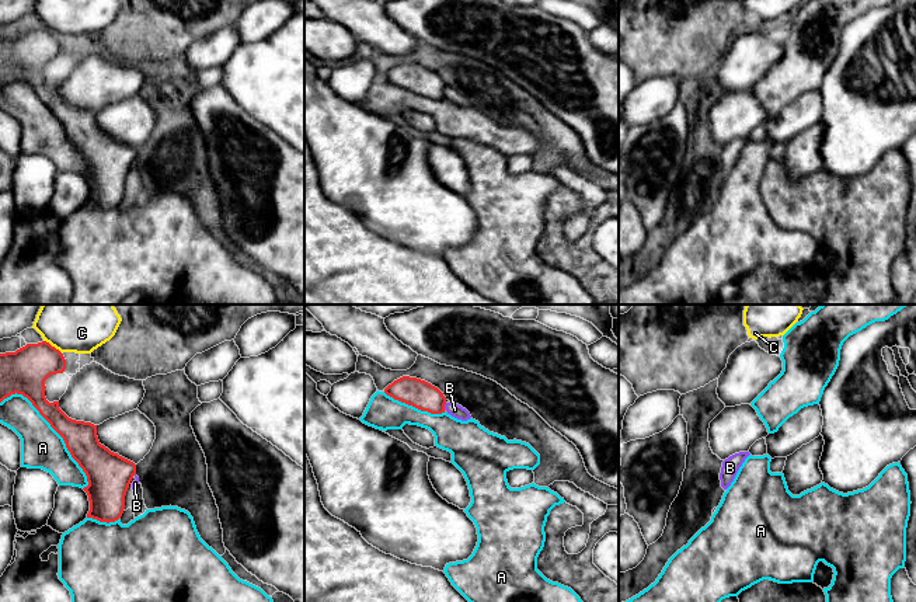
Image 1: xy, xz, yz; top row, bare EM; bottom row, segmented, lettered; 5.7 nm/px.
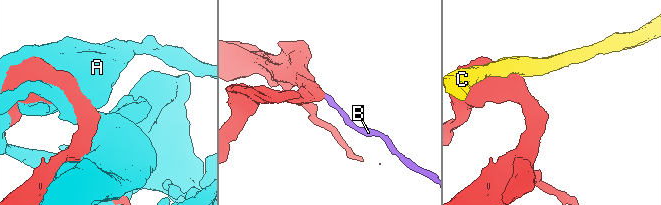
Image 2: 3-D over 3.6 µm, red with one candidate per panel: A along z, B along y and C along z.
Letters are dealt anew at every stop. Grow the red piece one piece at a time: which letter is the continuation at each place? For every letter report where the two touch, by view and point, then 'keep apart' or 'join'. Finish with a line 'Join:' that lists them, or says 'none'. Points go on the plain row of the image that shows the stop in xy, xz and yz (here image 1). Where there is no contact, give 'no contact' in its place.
A: xy (56, 117) | keep apart
B: xz (443, 91) | keep apart
C: xy (51, 31) | keep apart
Join: none

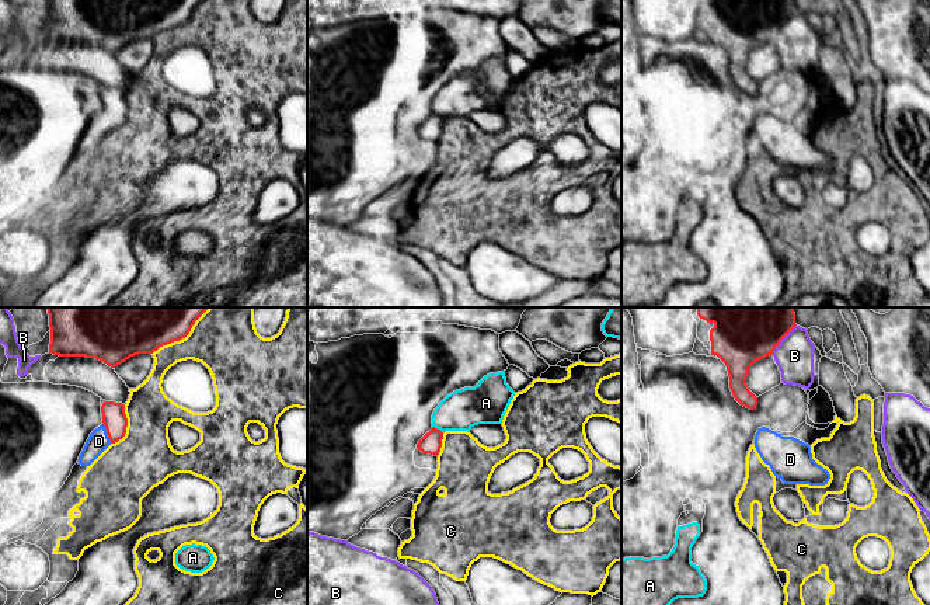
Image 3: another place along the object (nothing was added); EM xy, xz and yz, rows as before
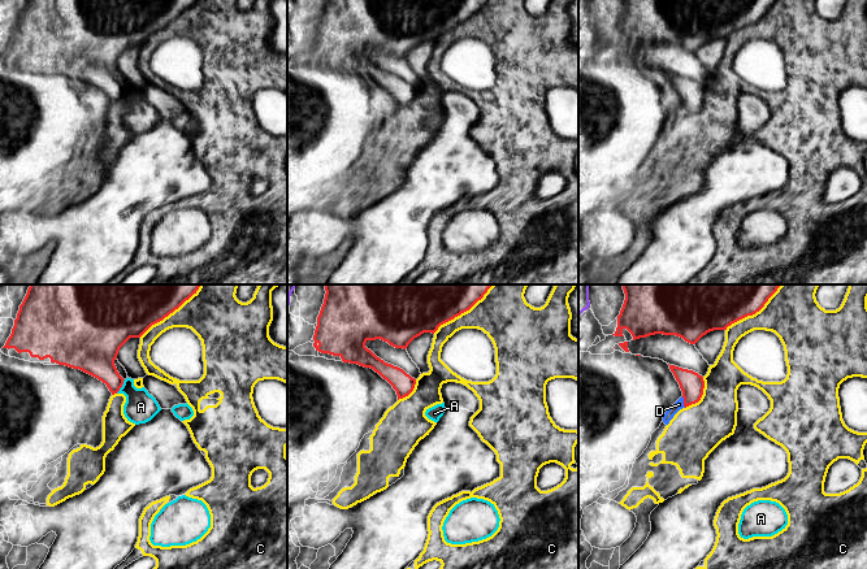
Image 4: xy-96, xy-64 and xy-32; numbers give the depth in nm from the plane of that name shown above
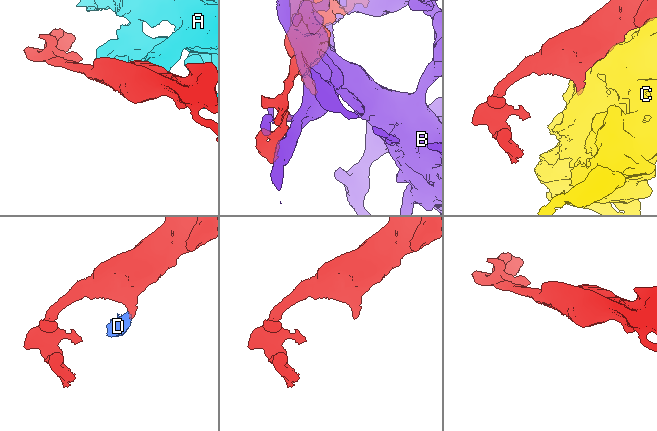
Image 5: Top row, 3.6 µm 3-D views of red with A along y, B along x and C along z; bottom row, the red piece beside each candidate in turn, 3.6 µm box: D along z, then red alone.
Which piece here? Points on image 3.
A: xz (436, 114) | keep apart
B: yz (782, 24) | keep apart
C: xy (178, 25) | keep apart
D: xy (107, 118) | join
Join: D

